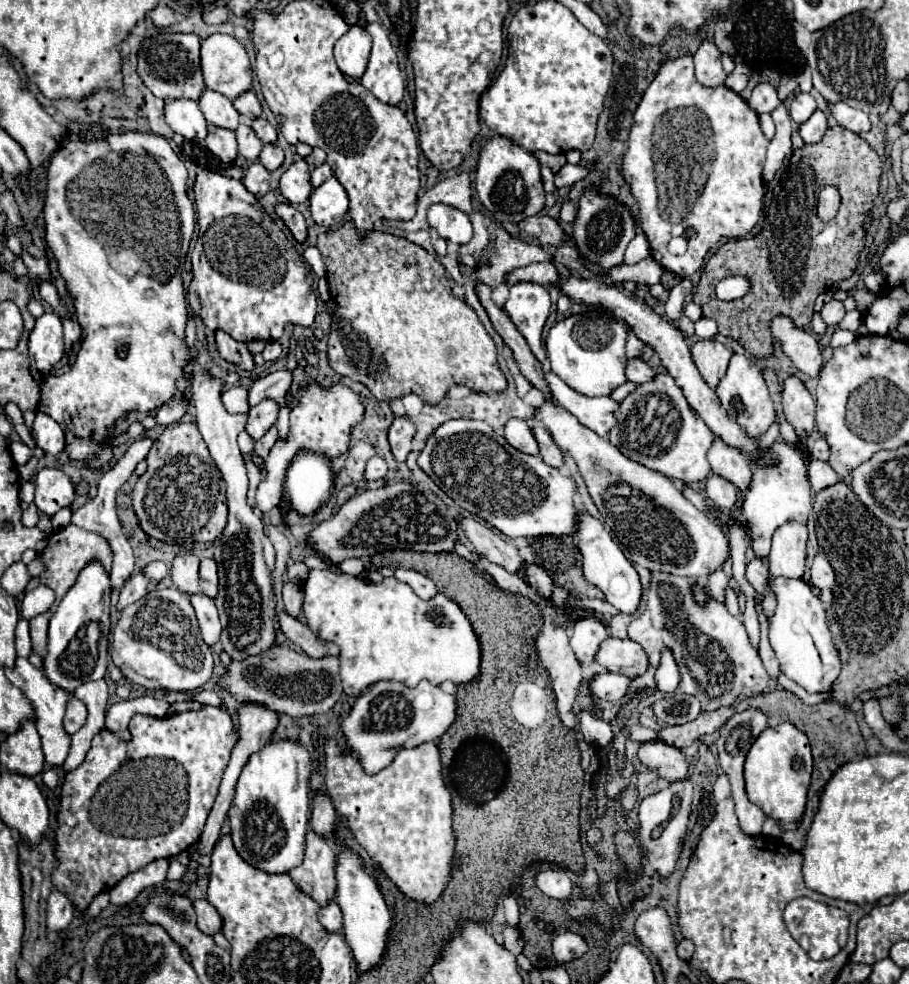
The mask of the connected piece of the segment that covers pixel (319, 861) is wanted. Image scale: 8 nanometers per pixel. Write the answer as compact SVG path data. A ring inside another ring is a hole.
M309 831L305 859L299 867L289 871L289 877L323 907L337 895L335 867L337 855L331 843L327 843L327 839L319 837L317 833Z

